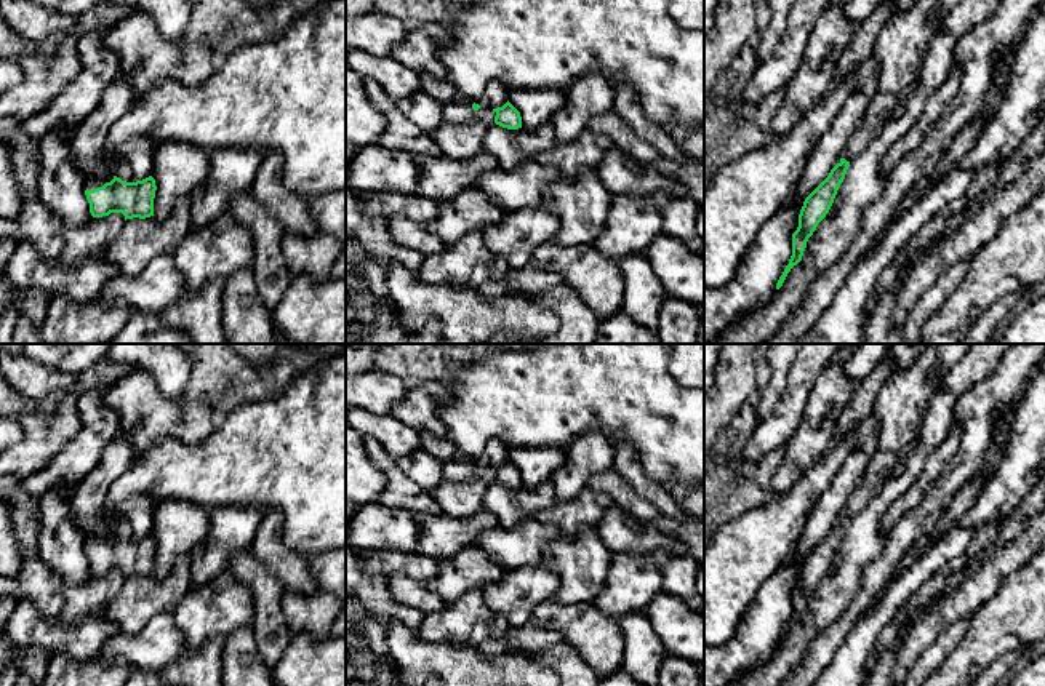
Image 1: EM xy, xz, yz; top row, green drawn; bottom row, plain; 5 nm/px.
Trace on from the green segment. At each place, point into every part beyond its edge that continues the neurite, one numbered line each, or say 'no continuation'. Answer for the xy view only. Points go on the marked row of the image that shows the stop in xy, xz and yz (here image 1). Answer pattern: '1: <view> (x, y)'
1: xy (90, 183)

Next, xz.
1: xz (453, 114)

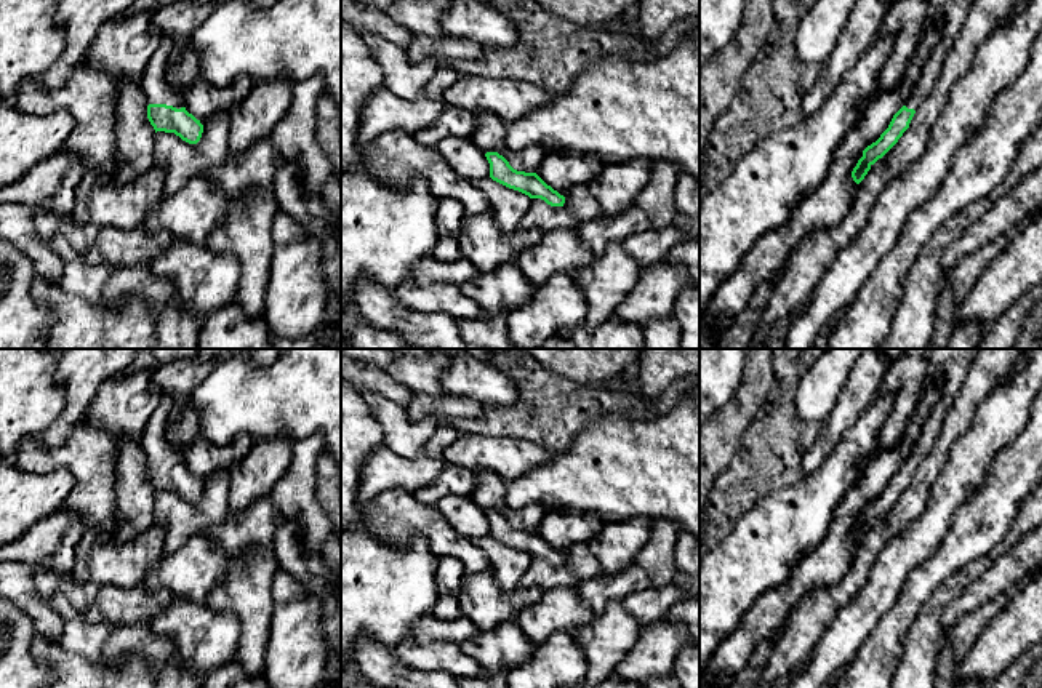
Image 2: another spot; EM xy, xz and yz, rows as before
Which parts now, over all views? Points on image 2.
1: xy (154, 84)

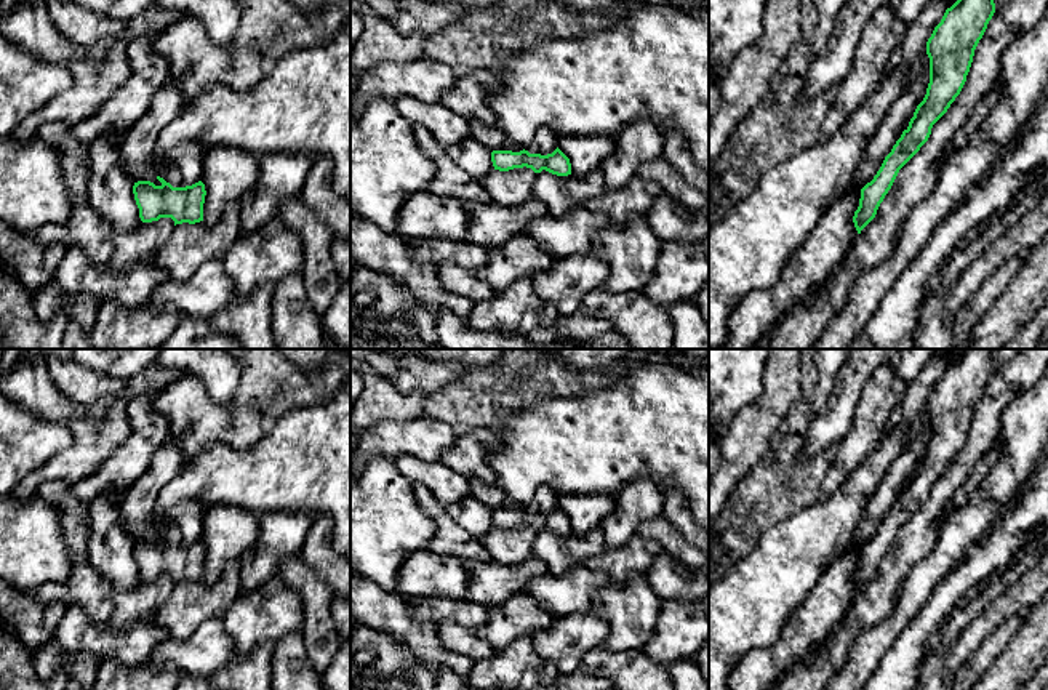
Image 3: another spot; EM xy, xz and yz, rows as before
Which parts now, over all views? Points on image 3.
no continuation

